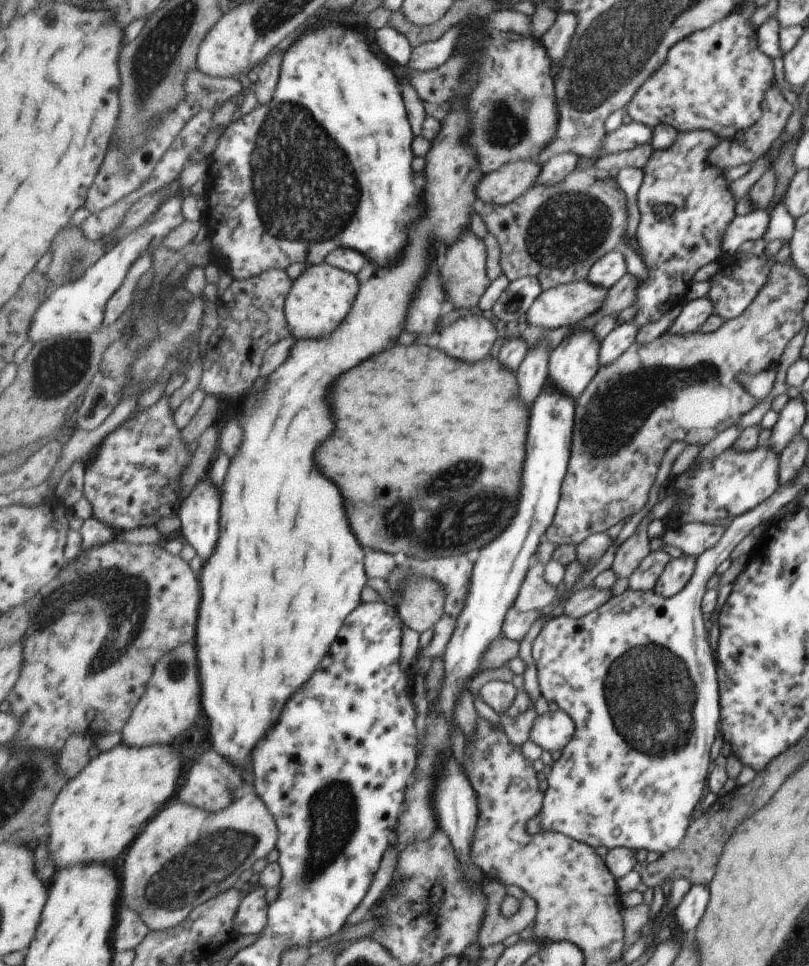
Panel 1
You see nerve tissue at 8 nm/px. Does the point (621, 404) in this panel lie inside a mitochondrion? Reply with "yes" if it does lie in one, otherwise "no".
yes

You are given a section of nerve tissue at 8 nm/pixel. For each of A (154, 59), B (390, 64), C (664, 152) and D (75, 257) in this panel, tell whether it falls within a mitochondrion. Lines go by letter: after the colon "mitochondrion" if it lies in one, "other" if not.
A: mitochondrion
B: other
C: other
D: mitochondrion

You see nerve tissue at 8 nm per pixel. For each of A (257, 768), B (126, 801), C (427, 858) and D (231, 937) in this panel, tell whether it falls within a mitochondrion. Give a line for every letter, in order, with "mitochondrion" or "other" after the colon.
A: other
B: other
C: mitochondrion
D: other

